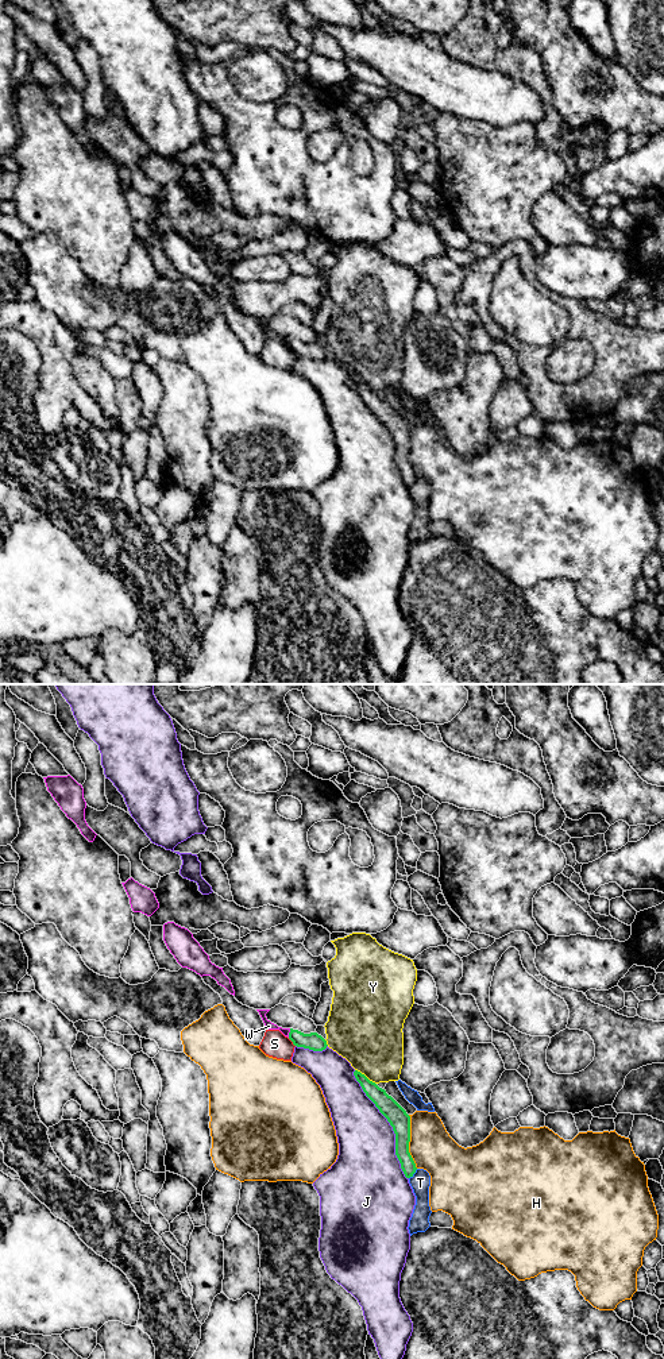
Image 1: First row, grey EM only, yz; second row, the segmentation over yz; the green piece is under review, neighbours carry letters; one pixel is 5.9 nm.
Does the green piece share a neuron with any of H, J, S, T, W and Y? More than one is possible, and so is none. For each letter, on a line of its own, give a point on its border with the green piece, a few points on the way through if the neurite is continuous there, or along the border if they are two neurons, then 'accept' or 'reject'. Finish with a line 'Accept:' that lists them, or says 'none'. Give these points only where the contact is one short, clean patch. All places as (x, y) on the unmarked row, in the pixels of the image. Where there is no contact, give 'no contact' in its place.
H: yz (409, 450) | reject
J: yz (390, 433) | reject
S: yz (292, 350) | reject
T: yz (413, 482) | reject
W: yz (289, 342) | accept
Y: yz (365, 385) | reject
Accept: W

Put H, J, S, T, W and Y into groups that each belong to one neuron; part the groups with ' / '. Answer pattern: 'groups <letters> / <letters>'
groups H / J / S / T / W / Y

